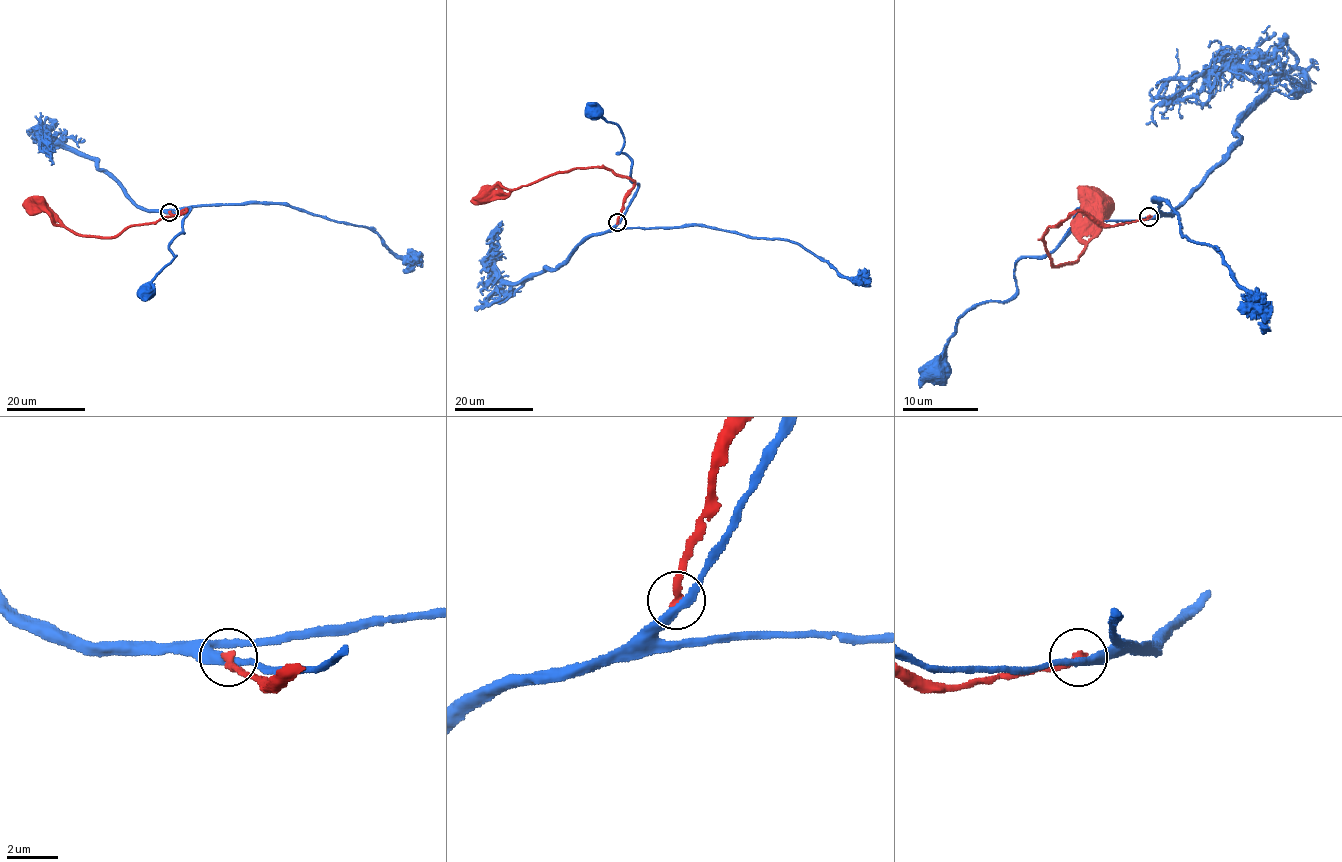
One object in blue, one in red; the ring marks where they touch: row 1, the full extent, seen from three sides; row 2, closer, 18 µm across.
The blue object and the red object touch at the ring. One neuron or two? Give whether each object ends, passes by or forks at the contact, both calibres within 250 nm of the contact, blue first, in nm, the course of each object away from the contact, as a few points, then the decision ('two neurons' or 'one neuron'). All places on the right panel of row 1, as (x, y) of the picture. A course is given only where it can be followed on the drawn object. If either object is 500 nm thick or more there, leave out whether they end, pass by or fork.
blue passes by; red ends there; 320 nm thick on the blue side, 300 nm on the other; blue runs (1148, 217), (1078, 210), (1065, 238), (1044, 255), (1023, 255), (1004, 301), (982, 301), (959, 318), (932, 367); red runs (1148, 217), (1105, 225), (1082, 212), (1069, 216), (1042, 236), (1054, 265), (1067, 265), (1084, 252), (1099, 206); two neurons

